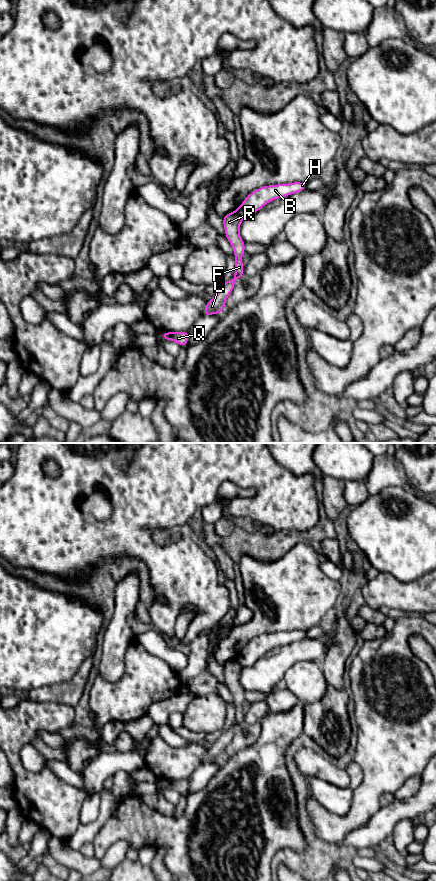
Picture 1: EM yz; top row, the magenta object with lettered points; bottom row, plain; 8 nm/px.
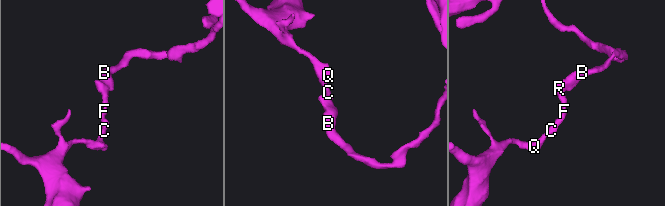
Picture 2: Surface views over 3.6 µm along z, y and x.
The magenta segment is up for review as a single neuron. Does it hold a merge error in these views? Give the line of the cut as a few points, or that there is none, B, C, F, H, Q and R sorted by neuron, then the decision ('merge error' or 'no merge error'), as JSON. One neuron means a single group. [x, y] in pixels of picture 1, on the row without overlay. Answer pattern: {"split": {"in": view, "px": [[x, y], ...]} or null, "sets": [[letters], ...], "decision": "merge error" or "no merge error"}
{"split": {"in": "yz", "px": [[235, 659], [241, 667]]}, "sets": [["B", "H"], ["C", "F", "Q", "R"]], "decision": "merge error"}

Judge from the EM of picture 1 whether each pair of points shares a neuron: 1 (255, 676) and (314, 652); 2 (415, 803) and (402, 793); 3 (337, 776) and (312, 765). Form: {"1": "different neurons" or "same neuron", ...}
{"1": "same neuron", "2": "different neurons", "3": "same neuron"}

